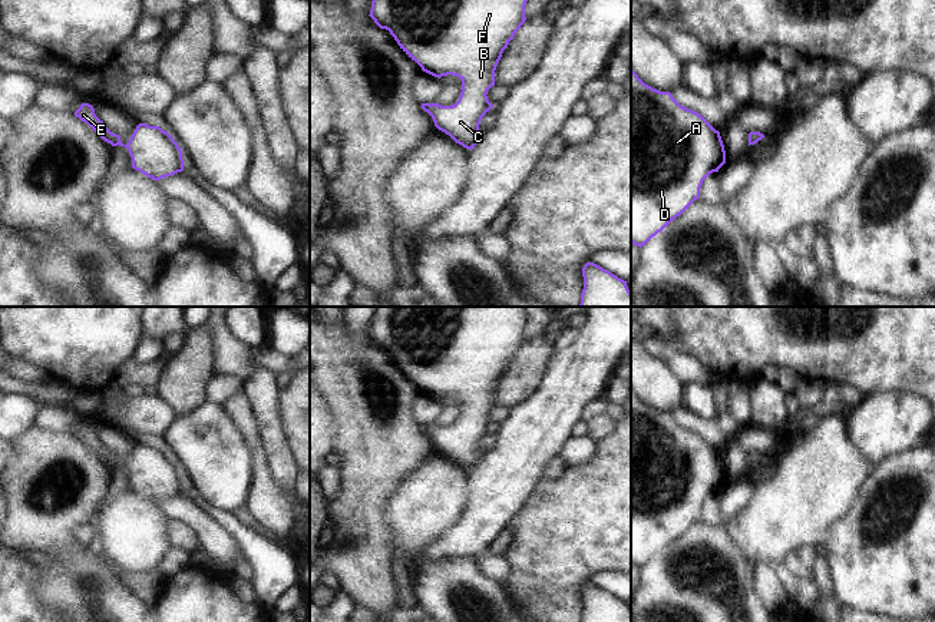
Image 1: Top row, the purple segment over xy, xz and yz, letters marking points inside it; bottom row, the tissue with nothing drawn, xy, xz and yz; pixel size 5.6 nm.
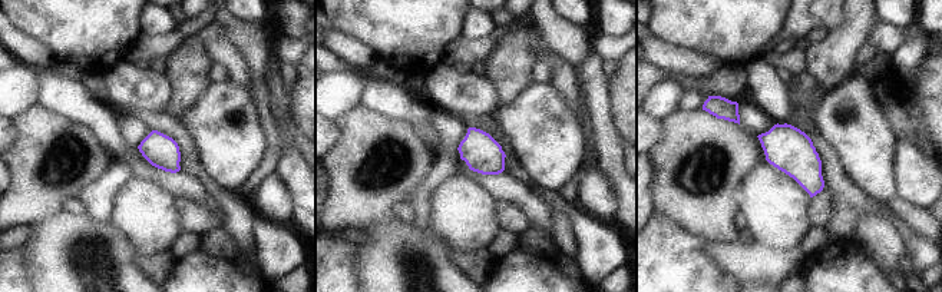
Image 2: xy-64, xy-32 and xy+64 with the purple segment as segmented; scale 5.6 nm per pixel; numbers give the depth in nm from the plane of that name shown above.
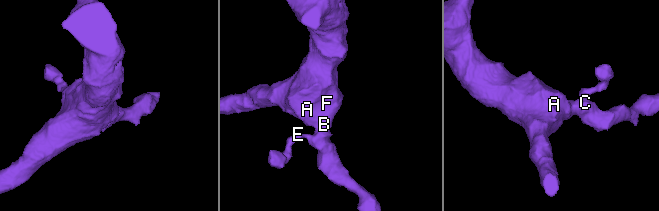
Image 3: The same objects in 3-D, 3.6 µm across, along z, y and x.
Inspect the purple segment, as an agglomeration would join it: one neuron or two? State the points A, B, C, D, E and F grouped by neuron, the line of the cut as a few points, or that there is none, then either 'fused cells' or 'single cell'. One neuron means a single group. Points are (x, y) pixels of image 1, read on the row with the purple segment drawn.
A B C D E F; no cut; single cell

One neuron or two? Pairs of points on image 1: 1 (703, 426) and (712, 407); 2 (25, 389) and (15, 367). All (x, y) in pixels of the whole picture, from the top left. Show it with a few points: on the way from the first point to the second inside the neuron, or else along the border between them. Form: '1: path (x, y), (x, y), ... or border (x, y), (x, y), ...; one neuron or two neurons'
1: border (681, 406), (703, 419), (716, 420); two neurons
2: border (15, 377), (39, 384); two neurons

